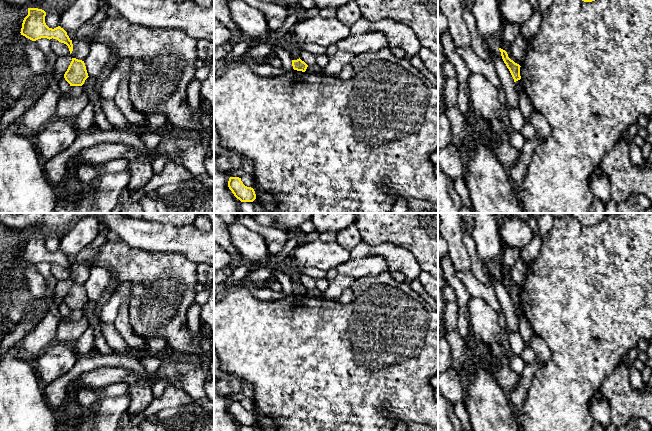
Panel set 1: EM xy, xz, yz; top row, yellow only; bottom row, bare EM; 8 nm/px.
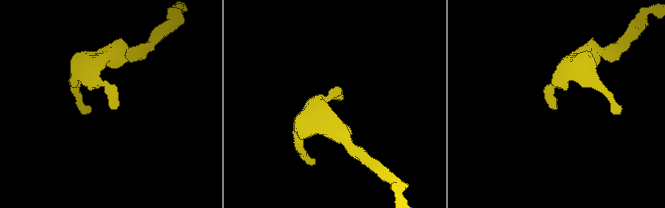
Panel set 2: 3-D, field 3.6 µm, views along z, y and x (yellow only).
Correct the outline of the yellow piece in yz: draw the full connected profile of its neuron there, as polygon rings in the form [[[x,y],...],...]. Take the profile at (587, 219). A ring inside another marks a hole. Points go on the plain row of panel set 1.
[[[567,213],[584,226],[592,226],[601,222],[607,213]]]

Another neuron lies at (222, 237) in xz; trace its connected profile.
[[[214,215],[214,242],[223,247],[232,256],[235,263],[245,262],[231,240],[228,225],[216,215]]]

